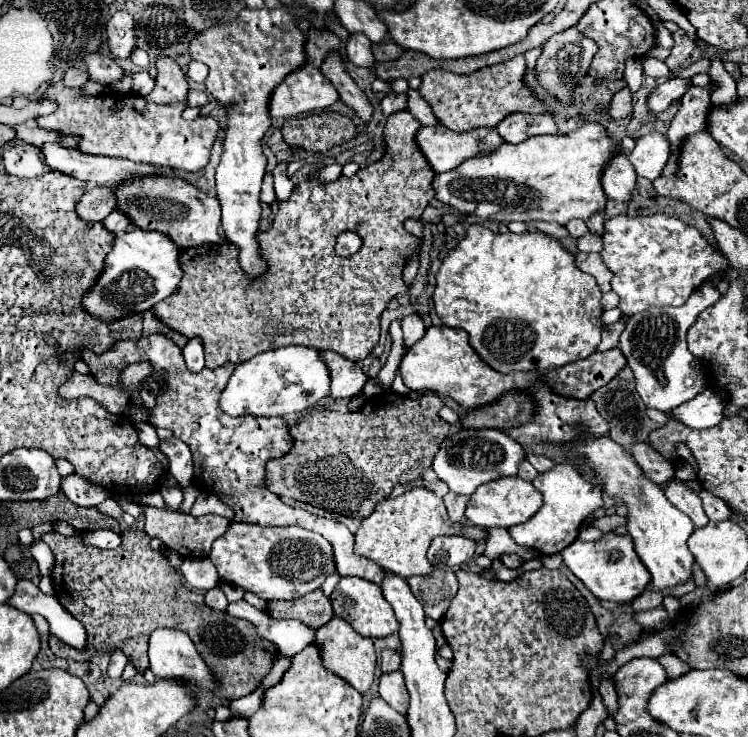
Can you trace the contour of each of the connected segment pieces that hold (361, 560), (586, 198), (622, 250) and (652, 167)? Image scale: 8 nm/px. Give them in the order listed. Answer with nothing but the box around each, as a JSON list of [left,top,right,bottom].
[[82,334,384,584],[432,124,616,224],[600,214,730,316],[628,132,670,180]]

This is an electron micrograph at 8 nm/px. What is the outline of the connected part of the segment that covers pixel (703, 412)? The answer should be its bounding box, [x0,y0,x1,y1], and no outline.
[672,388,726,428]

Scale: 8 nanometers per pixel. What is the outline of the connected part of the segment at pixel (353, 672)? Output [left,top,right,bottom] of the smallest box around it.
[314,618,374,694]

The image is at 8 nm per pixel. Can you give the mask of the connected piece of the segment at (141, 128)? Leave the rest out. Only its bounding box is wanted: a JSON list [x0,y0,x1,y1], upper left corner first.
[38,86,218,172]

